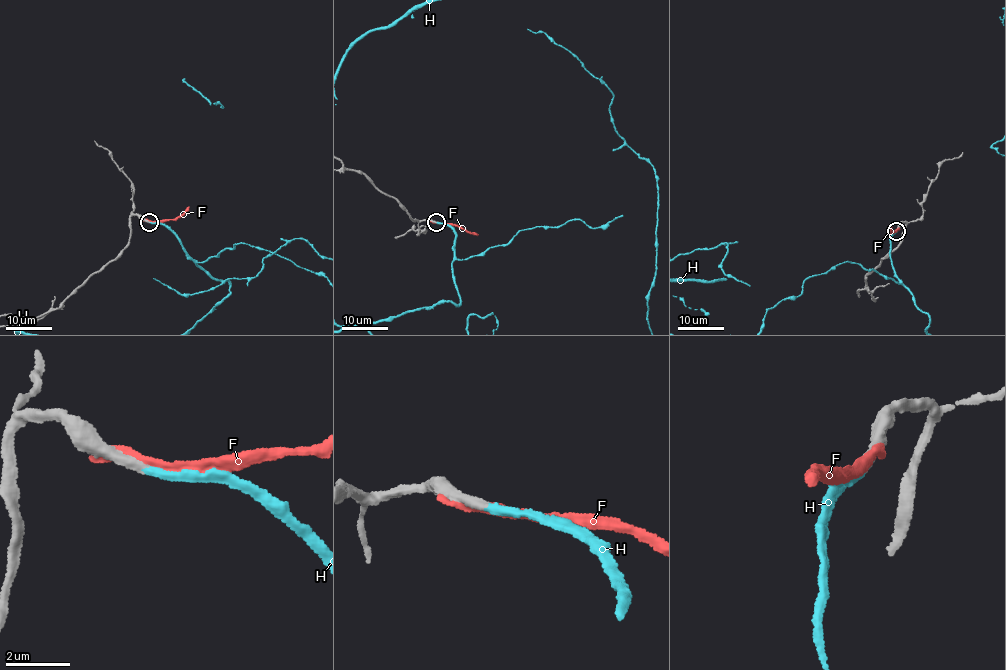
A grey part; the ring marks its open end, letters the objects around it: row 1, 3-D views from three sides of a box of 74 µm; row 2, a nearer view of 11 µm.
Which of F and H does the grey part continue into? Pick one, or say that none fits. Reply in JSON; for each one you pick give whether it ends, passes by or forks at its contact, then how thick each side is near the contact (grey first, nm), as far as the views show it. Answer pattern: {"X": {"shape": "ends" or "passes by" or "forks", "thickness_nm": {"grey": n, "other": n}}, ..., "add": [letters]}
{"H": {"shape": "ends", "thickness_nm": {"grey": 300, "other": 260}}, "add": ["H"]}

